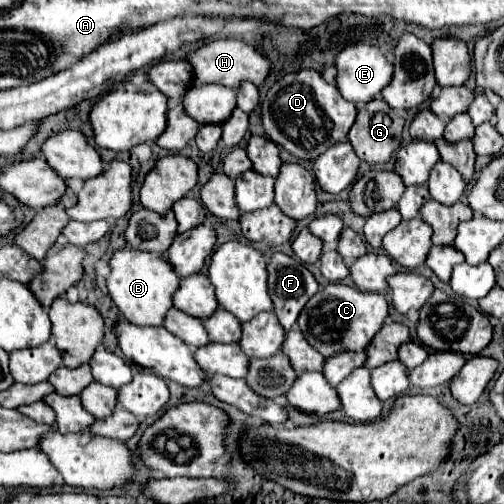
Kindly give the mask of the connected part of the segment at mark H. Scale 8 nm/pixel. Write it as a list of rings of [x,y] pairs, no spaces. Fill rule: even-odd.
[[[217,39],[201,45],[195,51],[189,51],[185,61],[193,67],[193,75],[197,83],[221,83],[225,87],[239,87],[239,81],[251,81],[257,87],[265,81],[269,73],[269,61],[257,53],[253,47],[245,45],[237,39]]]

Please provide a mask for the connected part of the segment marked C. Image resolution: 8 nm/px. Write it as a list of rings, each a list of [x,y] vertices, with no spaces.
[[[329,283],[307,301],[303,311],[299,313],[297,325],[311,347],[315,347],[323,357],[329,357],[337,351],[365,349],[365,345],[383,325],[387,313],[389,305],[383,295],[363,293],[345,283]]]

